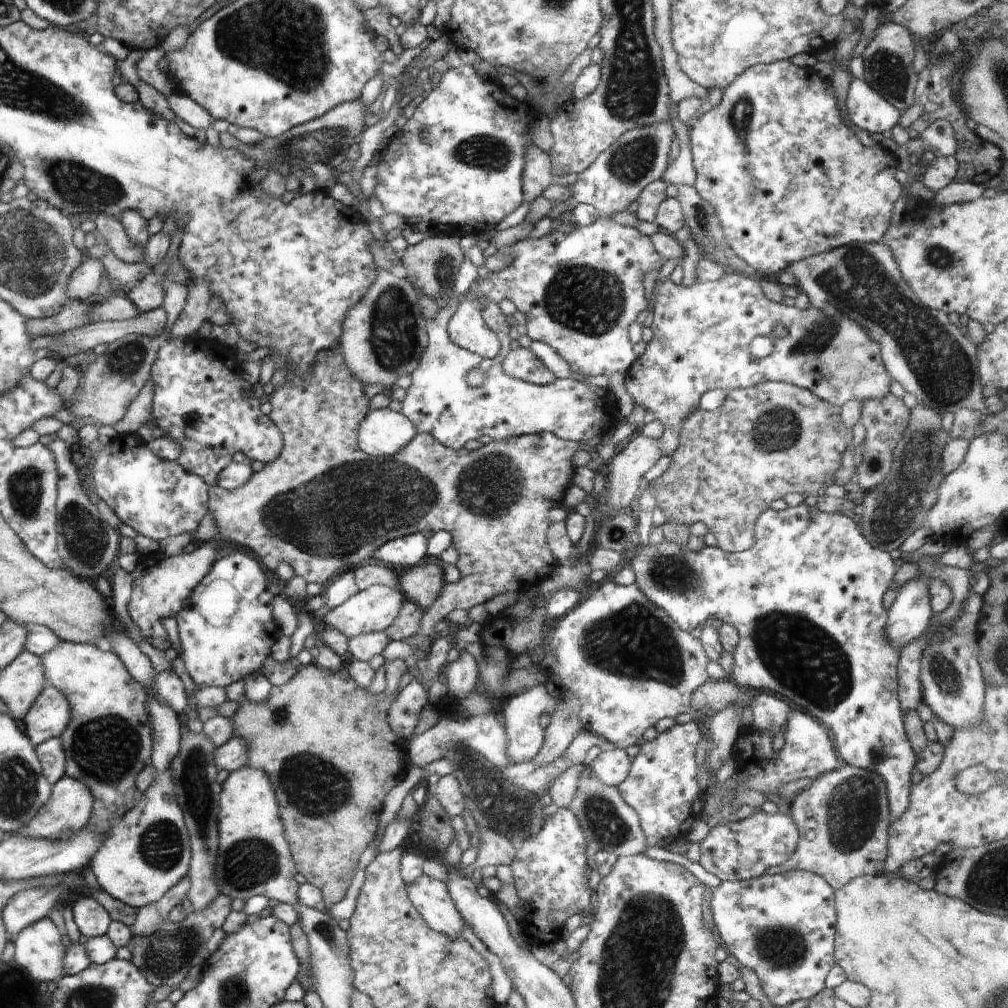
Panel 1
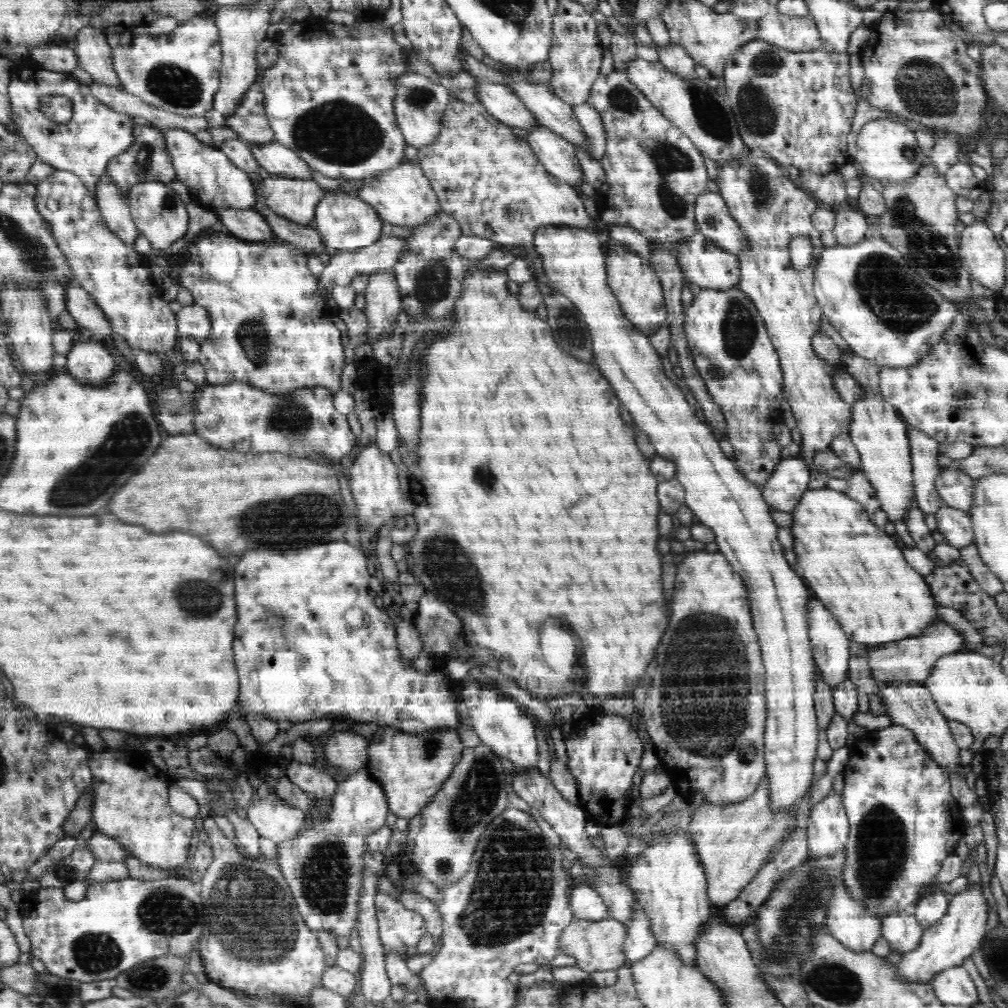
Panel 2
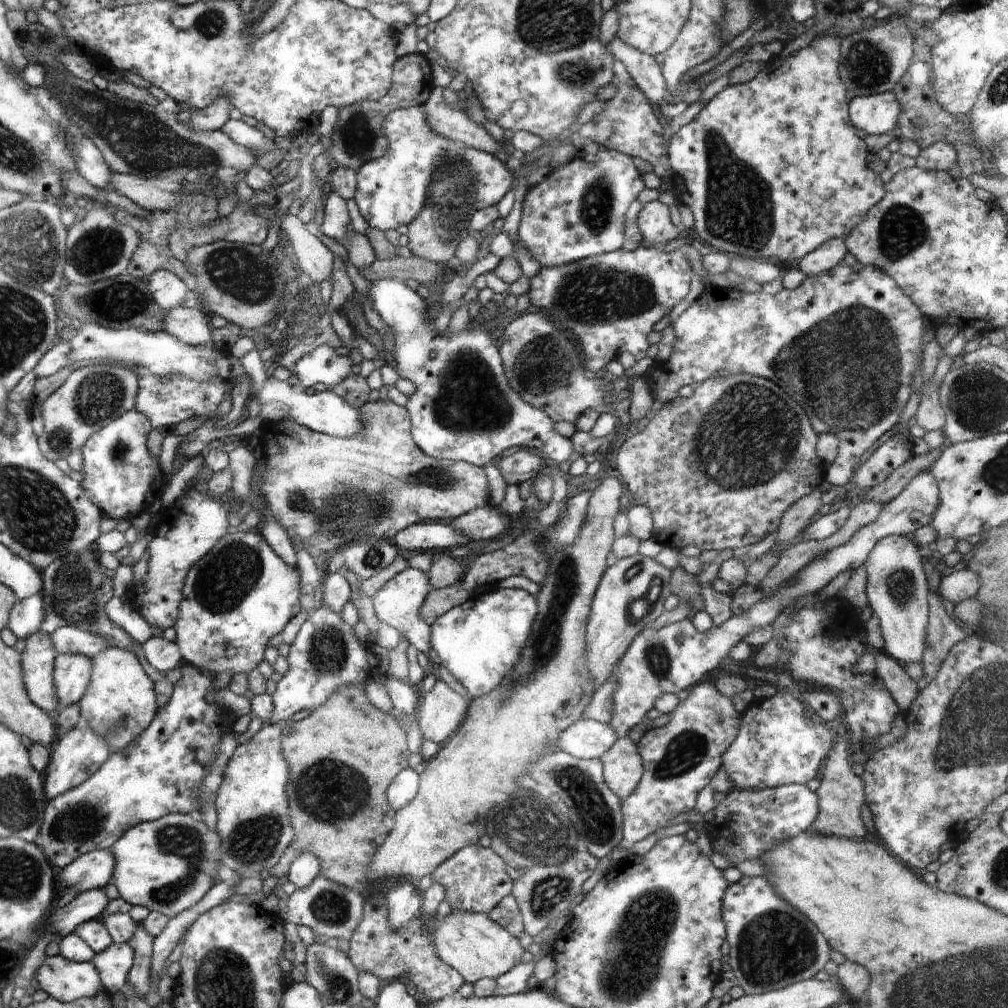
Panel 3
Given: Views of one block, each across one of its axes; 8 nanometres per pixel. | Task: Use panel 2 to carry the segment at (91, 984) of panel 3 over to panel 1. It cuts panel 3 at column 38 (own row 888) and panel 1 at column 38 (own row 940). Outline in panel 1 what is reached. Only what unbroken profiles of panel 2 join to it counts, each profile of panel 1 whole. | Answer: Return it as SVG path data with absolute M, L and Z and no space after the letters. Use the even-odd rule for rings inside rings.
M49 917L21 930L14 939L12 960L24 966L36 980L58 981L65 974L66 947Z

